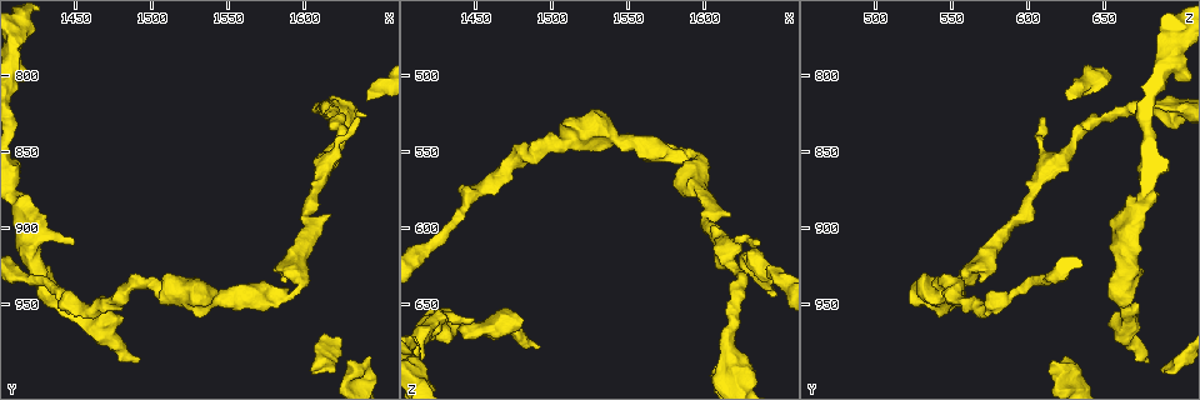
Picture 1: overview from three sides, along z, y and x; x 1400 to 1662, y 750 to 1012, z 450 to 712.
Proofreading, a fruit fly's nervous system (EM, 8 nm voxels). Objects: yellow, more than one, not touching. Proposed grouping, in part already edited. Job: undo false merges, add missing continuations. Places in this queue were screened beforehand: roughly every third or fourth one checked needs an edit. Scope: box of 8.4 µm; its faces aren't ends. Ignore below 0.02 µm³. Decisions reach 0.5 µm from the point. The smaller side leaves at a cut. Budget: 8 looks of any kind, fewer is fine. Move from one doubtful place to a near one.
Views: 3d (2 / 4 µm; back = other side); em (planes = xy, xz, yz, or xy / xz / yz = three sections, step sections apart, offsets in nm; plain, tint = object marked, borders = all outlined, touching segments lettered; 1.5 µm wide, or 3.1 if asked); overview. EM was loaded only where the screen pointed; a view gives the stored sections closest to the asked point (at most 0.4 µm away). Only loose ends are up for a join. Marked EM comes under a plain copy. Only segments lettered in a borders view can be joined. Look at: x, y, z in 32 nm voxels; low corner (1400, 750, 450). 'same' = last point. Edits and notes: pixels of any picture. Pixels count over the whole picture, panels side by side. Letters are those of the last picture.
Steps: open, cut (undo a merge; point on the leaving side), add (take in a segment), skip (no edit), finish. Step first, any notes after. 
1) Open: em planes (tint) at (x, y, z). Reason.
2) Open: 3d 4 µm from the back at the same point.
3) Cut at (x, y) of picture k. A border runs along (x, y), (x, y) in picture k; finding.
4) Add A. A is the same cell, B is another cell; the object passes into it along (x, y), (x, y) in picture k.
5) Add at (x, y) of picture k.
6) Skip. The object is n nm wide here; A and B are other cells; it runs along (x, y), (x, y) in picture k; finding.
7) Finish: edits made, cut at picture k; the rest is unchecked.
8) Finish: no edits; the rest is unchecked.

Open: em planes (tint) at (1630, 986, 618). Branch stops here.

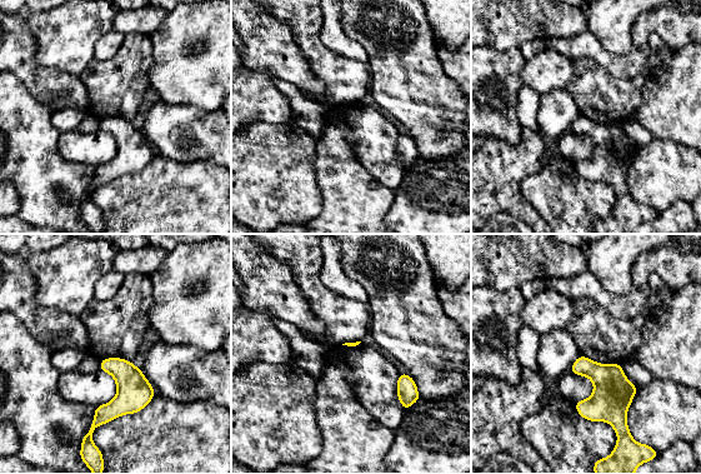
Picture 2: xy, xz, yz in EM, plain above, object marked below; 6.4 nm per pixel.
Open: em planes (borders) at the same point.

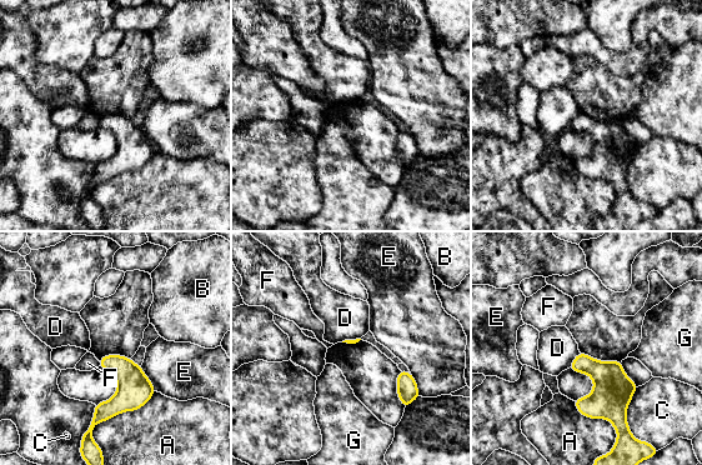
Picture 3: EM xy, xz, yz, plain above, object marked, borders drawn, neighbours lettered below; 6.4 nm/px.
Skip. A, B, C, D, E, F and G are other cells; a border runs along (580, 353), (568, 366) in picture 3; no lettered segment goes on from it.

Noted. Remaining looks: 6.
Open: 3d 4 µm at (1620, 996, 686). Free end.

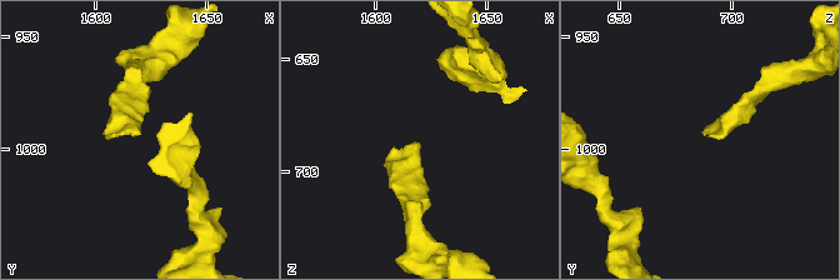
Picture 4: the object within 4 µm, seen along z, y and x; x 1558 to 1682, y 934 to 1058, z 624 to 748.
Open: em planes (borders) at (1619, 995, 688).

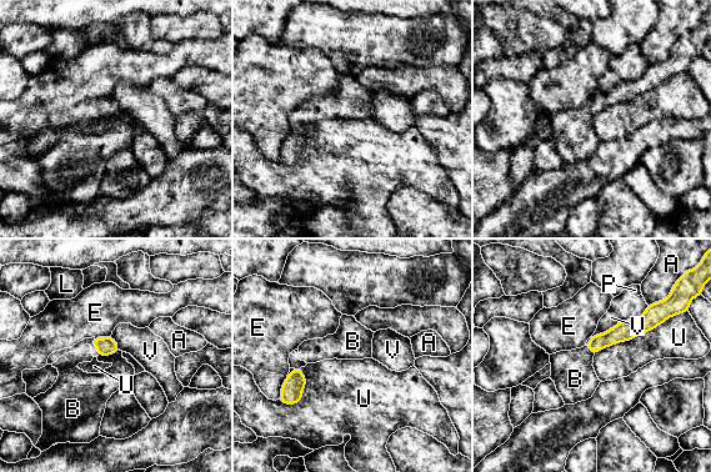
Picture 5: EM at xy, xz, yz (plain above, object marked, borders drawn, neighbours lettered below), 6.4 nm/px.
Add B. B is the same cell, A, E, L, P, U and V are other cells; it goes on there.

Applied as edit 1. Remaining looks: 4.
Open: em yz step 8 (borders) at (1492, 988, 678).

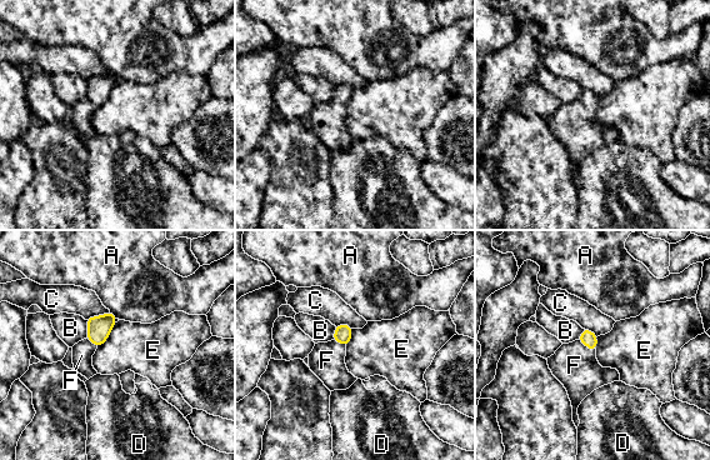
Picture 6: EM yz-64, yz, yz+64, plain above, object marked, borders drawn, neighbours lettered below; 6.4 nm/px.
Open: em planes (borders) at the same point.

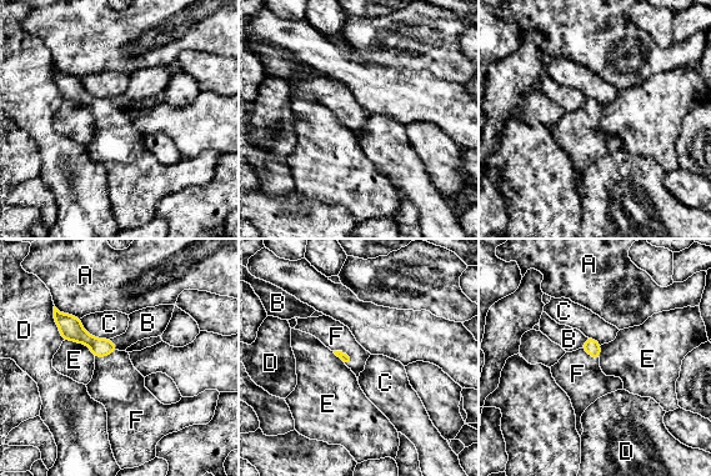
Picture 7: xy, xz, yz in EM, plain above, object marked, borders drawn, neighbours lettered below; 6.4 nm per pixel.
Add F. F is the same cell, A, B, C, D and E are other cells; the object passes into it along (343, 356), (344, 352), (336, 336) in picture 7; it goes on there.

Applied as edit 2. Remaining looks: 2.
Finish: edits made, add at picture 5, add at picture 7; the rest is unchecked.

